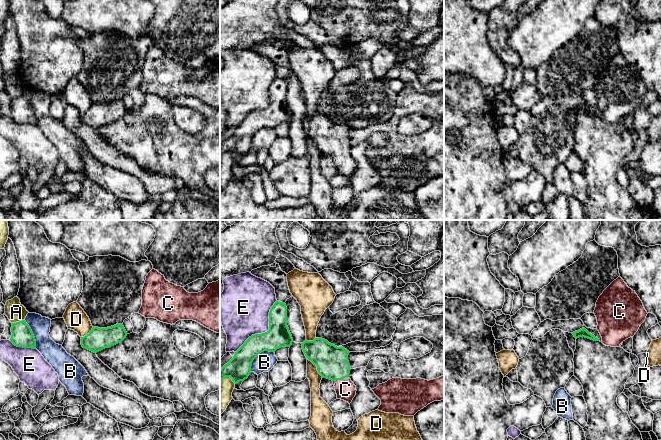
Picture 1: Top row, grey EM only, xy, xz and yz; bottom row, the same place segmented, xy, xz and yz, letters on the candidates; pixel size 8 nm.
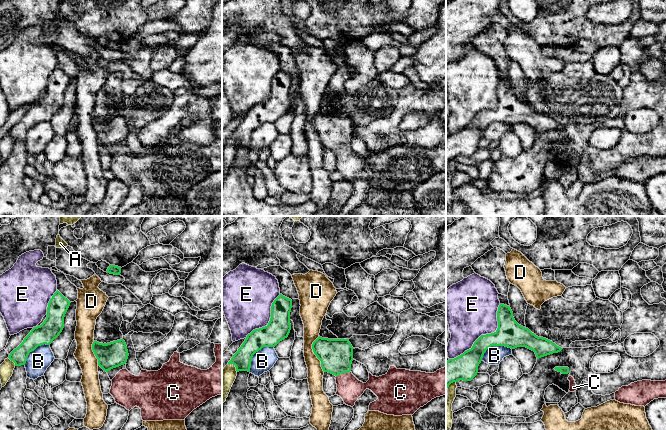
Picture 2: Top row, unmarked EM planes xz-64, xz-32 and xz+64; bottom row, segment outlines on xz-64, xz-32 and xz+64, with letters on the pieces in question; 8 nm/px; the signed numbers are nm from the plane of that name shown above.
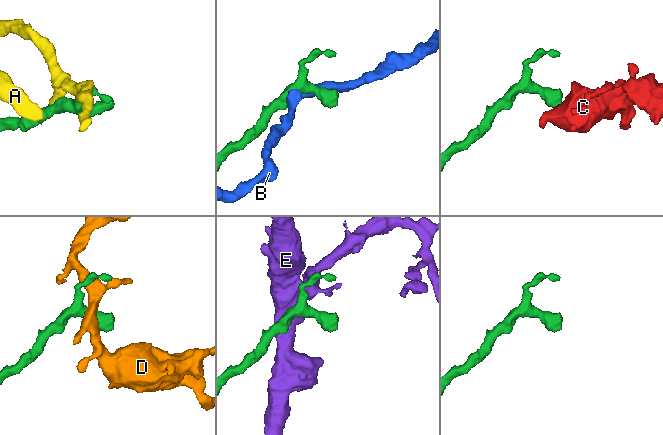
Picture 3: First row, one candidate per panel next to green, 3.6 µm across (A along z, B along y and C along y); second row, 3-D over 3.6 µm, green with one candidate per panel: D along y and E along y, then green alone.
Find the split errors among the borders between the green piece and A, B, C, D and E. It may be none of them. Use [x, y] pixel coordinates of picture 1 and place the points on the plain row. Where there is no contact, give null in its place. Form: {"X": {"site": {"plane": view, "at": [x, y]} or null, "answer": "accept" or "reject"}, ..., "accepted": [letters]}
{"A": {"site": {"plane": "xy", "at": [17, 98]}, "answer": "reject"}, "B": {"site": {"plane": "xz", "at": [257, 131]}, "answer": "reject"}, "C": {"site": {"plane": "xz", "at": [340, 155]}, "answer": "accept"}, "D": {"site": {"plane": "xz", "at": [316, 141]}, "answer": "reject"}, "E": {"site": {"plane": "xz", "at": [265, 108]}, "answer": "reject"}, "accepted": ["C"]}

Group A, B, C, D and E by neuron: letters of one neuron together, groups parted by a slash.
A / B / C / D / E

